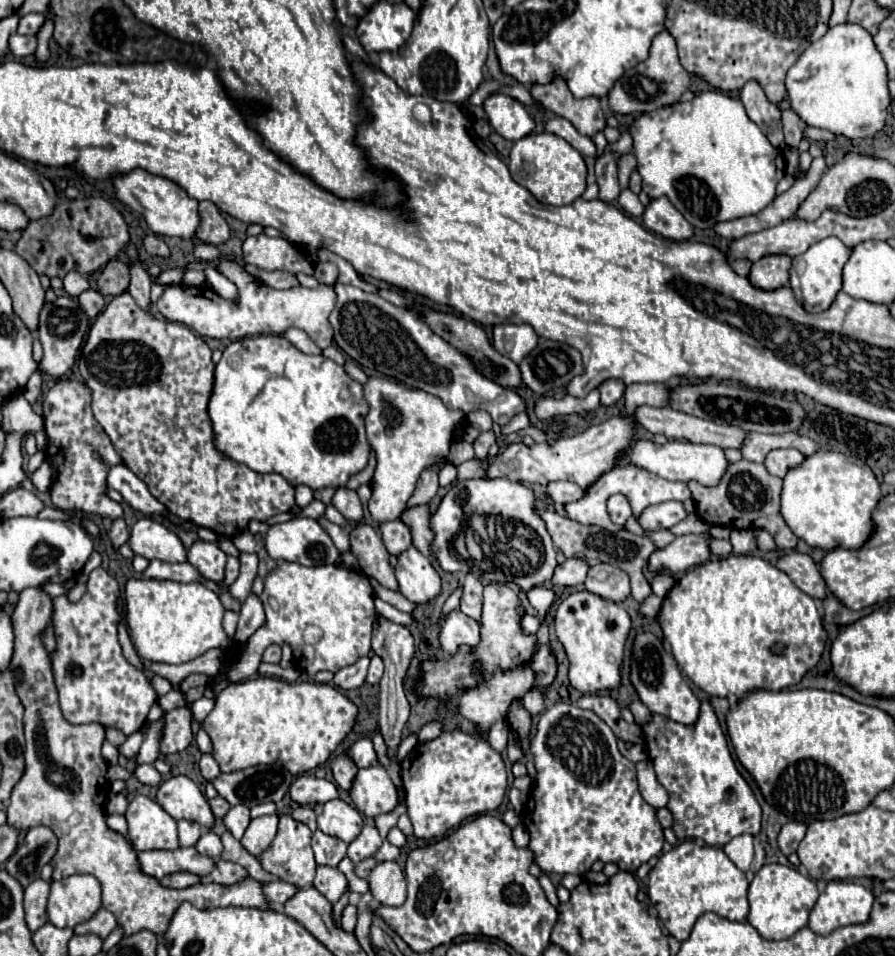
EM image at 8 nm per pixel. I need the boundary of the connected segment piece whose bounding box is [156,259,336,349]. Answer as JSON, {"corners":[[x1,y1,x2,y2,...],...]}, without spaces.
{"corners":[[223,260,218,265,218,271,228,277,236,289,236,299,224,299,210,287,186,287,186,285,166,285,164,293,158,299,158,311,176,323,184,323,194,329,202,337,218,337,218,339,244,339,248,335,264,335,264,333,278,333,282,335,290,327,306,331,312,341,326,349,334,341,334,331,328,321,334,305,336,305,336,291,330,285,318,285,316,289,308,287,290,287,290,289,272,289,260,281,256,281,242,265,232,260]]}

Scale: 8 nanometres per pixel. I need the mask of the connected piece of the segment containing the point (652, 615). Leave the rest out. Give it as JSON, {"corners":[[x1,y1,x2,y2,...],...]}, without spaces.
{"corners":[[650,595,650,597,646,597,642,603,640,603,640,609,638,609,638,613,640,613,640,617,648,617,648,619,656,619,658,617,658,613,660,613,660,607,662,607,662,599,658,597,658,595]]}

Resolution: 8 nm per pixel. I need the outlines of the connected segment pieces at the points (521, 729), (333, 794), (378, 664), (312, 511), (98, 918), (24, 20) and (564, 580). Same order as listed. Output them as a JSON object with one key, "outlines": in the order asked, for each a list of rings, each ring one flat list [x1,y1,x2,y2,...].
{"outlines":[[[514,701,508,711,508,723,512,729,518,731,520,737,526,737,530,731,530,725,532,725,532,717,528,715,528,711,524,707,518,705,518,701]],[[298,777,290,787,290,797,300,805,316,805,316,803,328,803,332,799,338,799,338,787,326,779,318,777]],[[374,655,374,657,372,657,372,661,370,661,370,669,368,669,366,683,370,683,370,685,374,685,374,683,380,683,380,679,382,679,382,673,384,673,384,663,382,663,382,659,380,659,378,655]],[[314,499,308,507,304,507,302,509,302,515,304,517,312,517,312,519,318,519,322,513,326,511,326,503,322,503,322,501,318,501,318,499]],[[100,907,92,919,76,925,76,927,74,927,74,933,76,933,76,935,94,933,94,935,100,935,102,939,106,939,106,937,114,931,116,925,118,925,118,923,116,923,114,915,112,915,110,911,106,911,104,907]],[[30,13,30,15,22,15,20,17,20,25,18,25,18,33,22,35,36,35,44,23,44,15,40,13]],[[566,559,562,565,556,567,552,583,554,585,562,585,562,587,570,587,570,589,578,589,584,585,586,575,588,575,590,565,584,559]]]}

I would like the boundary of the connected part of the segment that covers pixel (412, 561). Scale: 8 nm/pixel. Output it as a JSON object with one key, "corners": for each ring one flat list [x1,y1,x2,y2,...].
{"corners":[[410,547,404,555,398,557,396,579,400,585,400,593,408,601,418,605,432,601,442,591,440,575,432,567,432,561,416,551,416,547]]}

